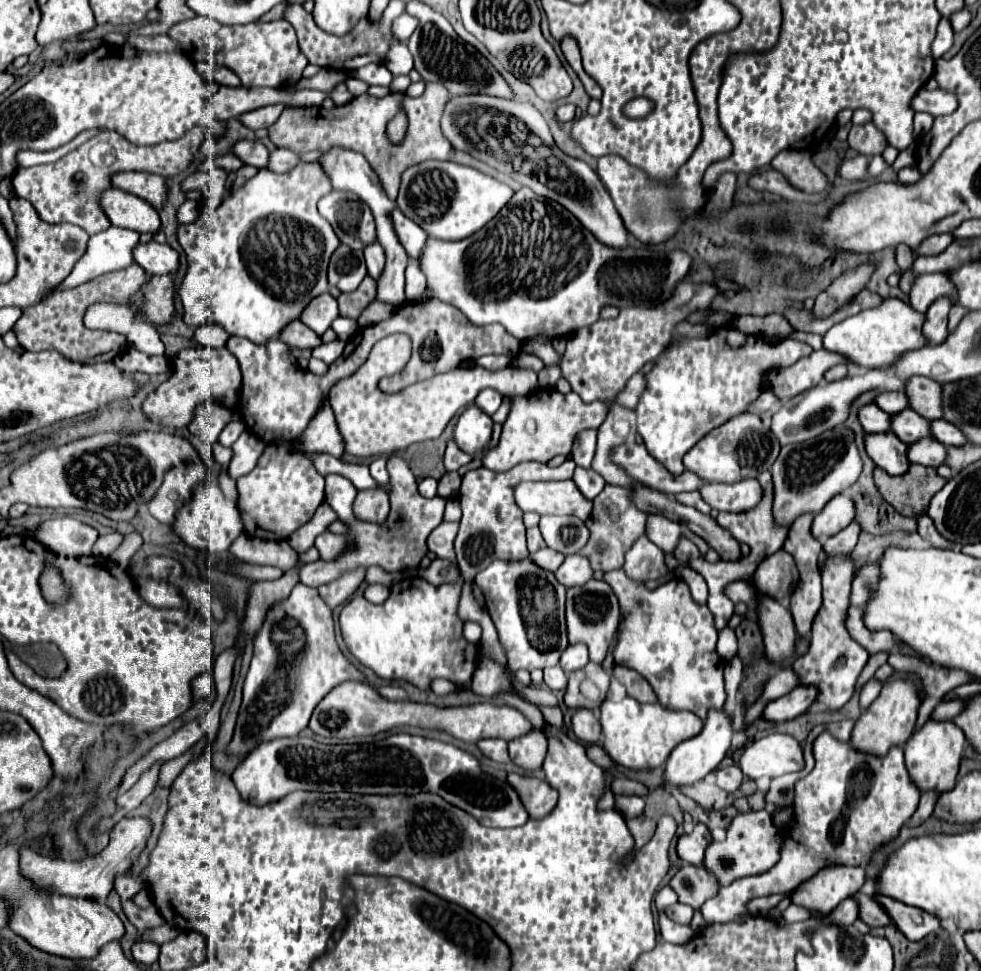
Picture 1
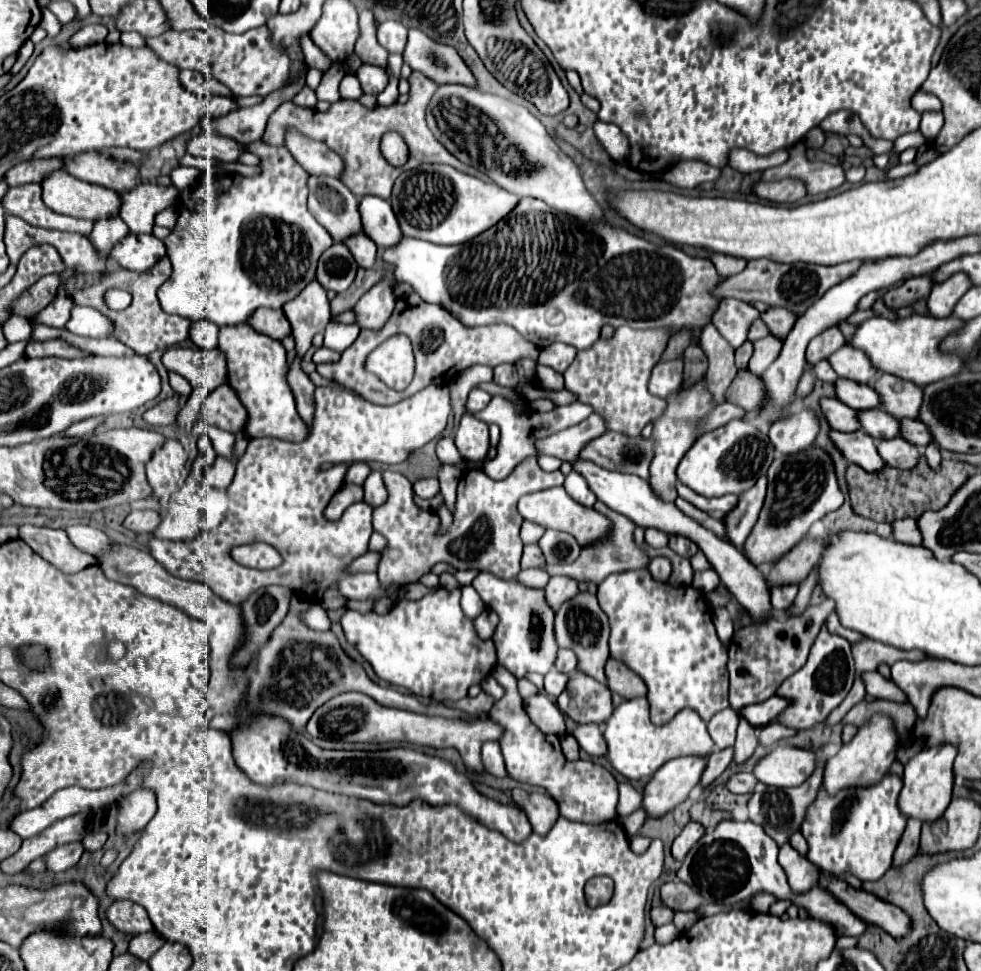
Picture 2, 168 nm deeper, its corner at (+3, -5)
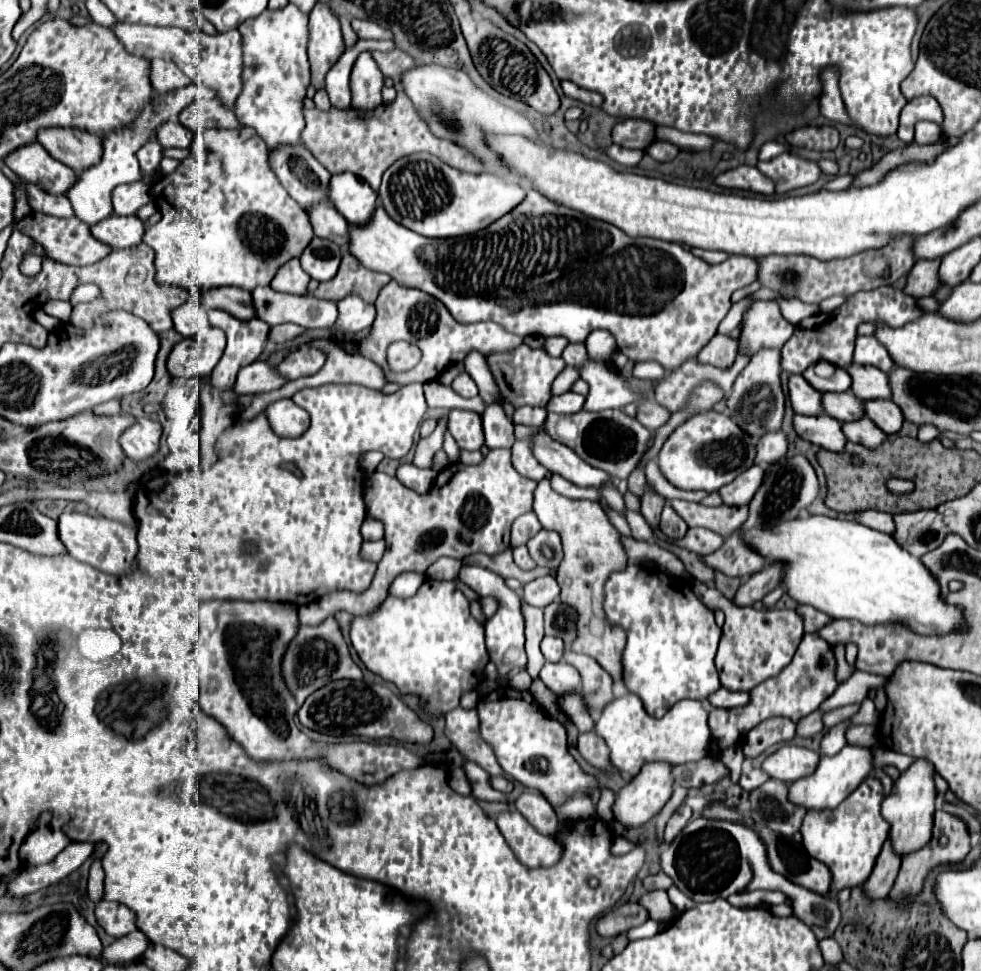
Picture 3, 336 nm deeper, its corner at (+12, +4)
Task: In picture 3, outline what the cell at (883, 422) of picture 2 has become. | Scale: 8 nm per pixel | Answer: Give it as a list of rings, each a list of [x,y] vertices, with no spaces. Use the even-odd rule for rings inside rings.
[[[825,394],[825,414],[837,418],[839,422],[853,422],[865,418],[863,402],[851,394]]]

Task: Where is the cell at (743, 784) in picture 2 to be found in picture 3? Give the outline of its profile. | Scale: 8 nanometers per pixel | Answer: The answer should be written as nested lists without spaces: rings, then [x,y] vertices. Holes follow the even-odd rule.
[[[751,768],[741,774],[739,786],[749,792],[749,790],[755,790],[757,786],[761,786],[761,782],[765,782],[765,780],[769,780],[769,776],[761,768]]]

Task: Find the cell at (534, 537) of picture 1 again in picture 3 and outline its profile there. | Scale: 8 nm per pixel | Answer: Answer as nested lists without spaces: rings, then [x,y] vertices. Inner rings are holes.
[[[517,546],[517,548],[513,548],[513,558],[515,558],[515,564],[517,564],[519,568],[523,568],[523,570],[535,568],[535,562],[533,562],[533,558],[529,556],[527,546]]]

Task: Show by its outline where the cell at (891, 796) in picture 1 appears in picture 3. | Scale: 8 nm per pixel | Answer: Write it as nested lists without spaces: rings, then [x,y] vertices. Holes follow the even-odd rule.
[[[869,776],[837,806],[837,810],[807,810],[799,830],[803,834],[803,846],[809,850],[809,856],[829,866],[833,874],[833,894],[863,884],[869,878],[881,846],[889,836],[889,822],[881,816],[883,796],[881,782]]]

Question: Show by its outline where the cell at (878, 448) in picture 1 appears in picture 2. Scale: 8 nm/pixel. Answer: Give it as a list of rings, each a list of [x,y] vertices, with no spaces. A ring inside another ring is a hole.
[[[830,431],[828,437],[834,443],[834,447],[850,463],[860,465],[866,471],[880,471],[884,467],[884,461],[876,451],[876,441],[870,435],[866,435],[864,431],[852,431],[852,433]]]

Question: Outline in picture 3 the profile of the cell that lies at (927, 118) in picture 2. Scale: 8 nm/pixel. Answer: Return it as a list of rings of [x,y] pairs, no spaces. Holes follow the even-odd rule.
[[[921,120],[915,124],[915,142],[917,144],[935,144],[941,138],[941,130],[935,122]]]

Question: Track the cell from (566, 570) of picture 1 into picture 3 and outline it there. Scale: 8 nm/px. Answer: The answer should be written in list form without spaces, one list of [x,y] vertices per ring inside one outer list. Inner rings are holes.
[[[541,576],[523,586],[523,600],[537,608],[545,608],[551,602],[559,600],[559,594],[561,594],[561,588],[555,576]]]

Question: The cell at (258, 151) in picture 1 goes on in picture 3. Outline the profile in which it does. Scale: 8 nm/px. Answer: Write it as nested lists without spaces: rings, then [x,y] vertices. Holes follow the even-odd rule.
[[[165,122],[157,130],[157,140],[163,148],[189,148],[193,142],[193,132],[181,126],[181,122]]]

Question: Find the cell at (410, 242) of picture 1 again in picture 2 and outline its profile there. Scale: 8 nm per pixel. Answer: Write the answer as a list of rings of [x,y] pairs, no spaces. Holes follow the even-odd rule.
[[[366,195],[358,203],[358,211],[362,215],[362,231],[378,247],[392,247],[400,241],[402,231],[400,231],[398,219],[386,199]]]

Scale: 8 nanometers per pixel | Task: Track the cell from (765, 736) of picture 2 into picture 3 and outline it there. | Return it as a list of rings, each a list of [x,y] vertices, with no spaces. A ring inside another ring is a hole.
[[[767,718],[747,732],[743,752],[747,758],[755,758],[769,746],[789,742],[793,736],[795,736],[795,724],[789,718]]]

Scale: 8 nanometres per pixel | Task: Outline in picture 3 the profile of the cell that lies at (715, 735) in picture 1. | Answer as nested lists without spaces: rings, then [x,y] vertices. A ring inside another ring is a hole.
[[[649,762],[641,768],[641,772],[617,794],[617,800],[613,804],[613,814],[615,818],[625,824],[625,828],[635,828],[645,822],[649,822],[657,810],[661,810],[667,800],[673,794],[675,778],[673,778],[673,764],[669,762]]]

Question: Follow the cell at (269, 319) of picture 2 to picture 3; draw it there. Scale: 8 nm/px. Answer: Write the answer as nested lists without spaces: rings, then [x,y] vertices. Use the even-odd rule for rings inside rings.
[[[233,286],[225,290],[213,290],[213,294],[201,294],[201,304],[207,308],[219,308],[229,312],[239,320],[253,320],[257,318],[253,298],[245,290],[237,290]]]

